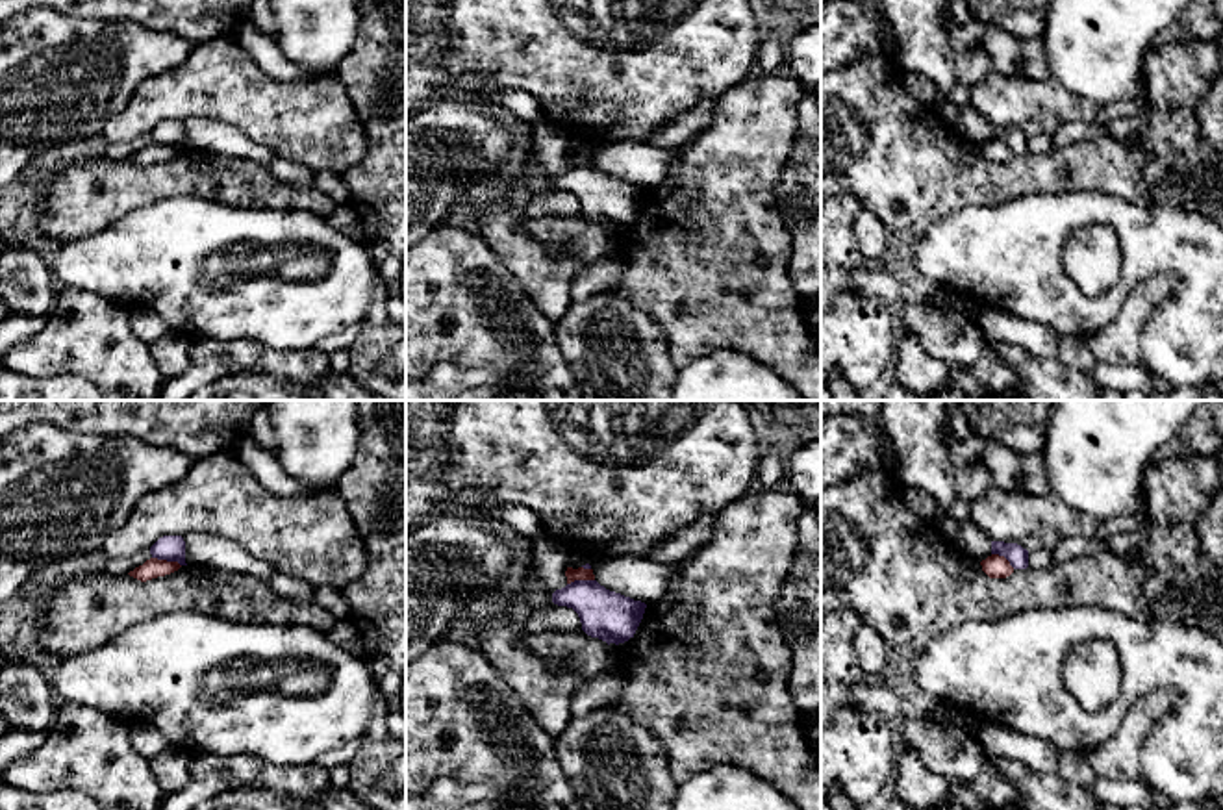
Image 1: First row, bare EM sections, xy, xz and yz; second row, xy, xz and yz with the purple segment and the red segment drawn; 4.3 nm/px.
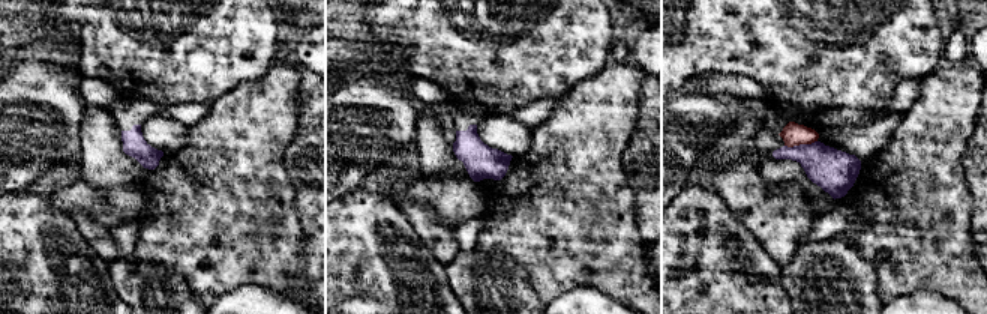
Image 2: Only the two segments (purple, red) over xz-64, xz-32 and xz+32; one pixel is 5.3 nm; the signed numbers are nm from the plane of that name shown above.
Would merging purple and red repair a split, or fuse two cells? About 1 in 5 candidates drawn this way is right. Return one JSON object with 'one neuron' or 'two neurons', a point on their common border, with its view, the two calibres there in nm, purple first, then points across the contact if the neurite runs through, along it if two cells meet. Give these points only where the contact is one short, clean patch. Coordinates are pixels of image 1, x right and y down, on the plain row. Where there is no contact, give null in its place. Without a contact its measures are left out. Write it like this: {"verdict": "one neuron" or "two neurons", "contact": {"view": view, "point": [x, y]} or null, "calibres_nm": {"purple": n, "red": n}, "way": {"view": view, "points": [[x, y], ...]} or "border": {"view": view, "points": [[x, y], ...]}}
{"verdict": "two neurons", "contact": {"view": "xy", "point": [167, 145]}, "calibres_nm": {"purple": 110, "red": 90}, "border": {"view": "xy", "points": [[152, 141], [175, 145], [180, 151]]}}

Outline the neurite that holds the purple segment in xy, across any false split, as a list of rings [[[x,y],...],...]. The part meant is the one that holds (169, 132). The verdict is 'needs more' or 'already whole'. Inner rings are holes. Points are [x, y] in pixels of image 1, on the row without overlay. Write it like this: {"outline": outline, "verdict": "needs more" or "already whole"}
{"outline": [[[163,120],[150,132],[152,143],[185,148],[185,126],[182,120]]], "verdict": "already whole"}

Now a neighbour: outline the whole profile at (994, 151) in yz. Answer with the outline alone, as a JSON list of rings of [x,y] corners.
[[[999,139],[988,141],[986,145],[980,146],[980,150],[990,163],[1006,163],[1014,158],[1010,146]]]

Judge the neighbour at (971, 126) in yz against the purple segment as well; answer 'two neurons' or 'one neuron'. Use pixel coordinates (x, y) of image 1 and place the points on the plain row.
one neuron

